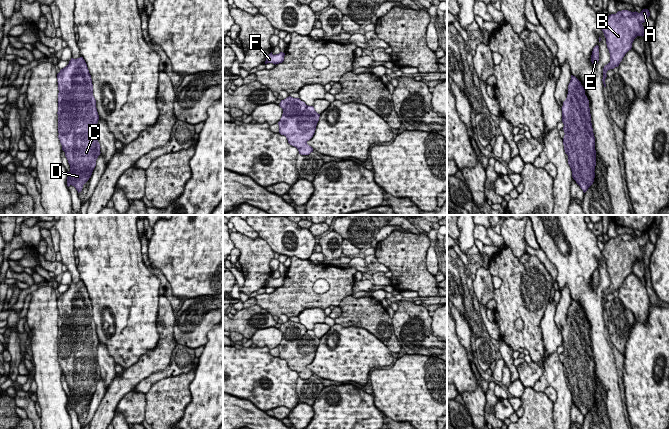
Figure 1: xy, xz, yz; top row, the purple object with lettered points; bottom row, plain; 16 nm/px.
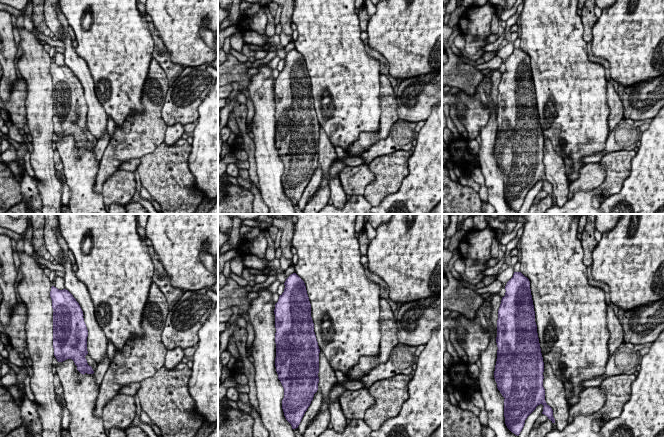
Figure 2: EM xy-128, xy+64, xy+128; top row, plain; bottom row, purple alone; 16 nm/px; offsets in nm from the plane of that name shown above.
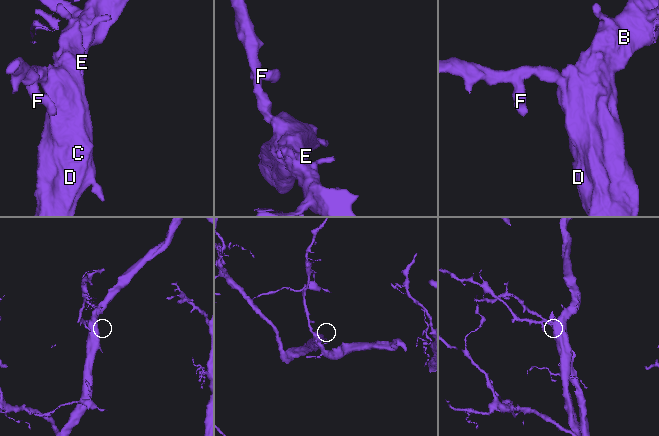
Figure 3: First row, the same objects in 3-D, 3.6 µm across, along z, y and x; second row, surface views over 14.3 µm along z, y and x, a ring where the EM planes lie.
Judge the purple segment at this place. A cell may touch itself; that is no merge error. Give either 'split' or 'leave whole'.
leave whole

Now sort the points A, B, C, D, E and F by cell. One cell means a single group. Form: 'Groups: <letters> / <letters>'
Groups: A B C D E F

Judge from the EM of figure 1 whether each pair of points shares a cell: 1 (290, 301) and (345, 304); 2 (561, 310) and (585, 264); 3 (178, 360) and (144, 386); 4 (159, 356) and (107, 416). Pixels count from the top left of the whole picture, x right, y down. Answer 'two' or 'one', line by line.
1: two
2: two
3: one
4: one

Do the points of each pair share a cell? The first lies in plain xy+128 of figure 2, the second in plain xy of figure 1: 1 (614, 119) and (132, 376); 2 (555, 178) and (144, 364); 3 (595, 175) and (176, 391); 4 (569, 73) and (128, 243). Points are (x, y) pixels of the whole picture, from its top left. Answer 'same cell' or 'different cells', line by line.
1: same cell
2: different cells
3: different cells
4: same cell

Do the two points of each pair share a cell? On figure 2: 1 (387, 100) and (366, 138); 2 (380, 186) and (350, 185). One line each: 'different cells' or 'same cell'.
1: same cell
2: different cells

